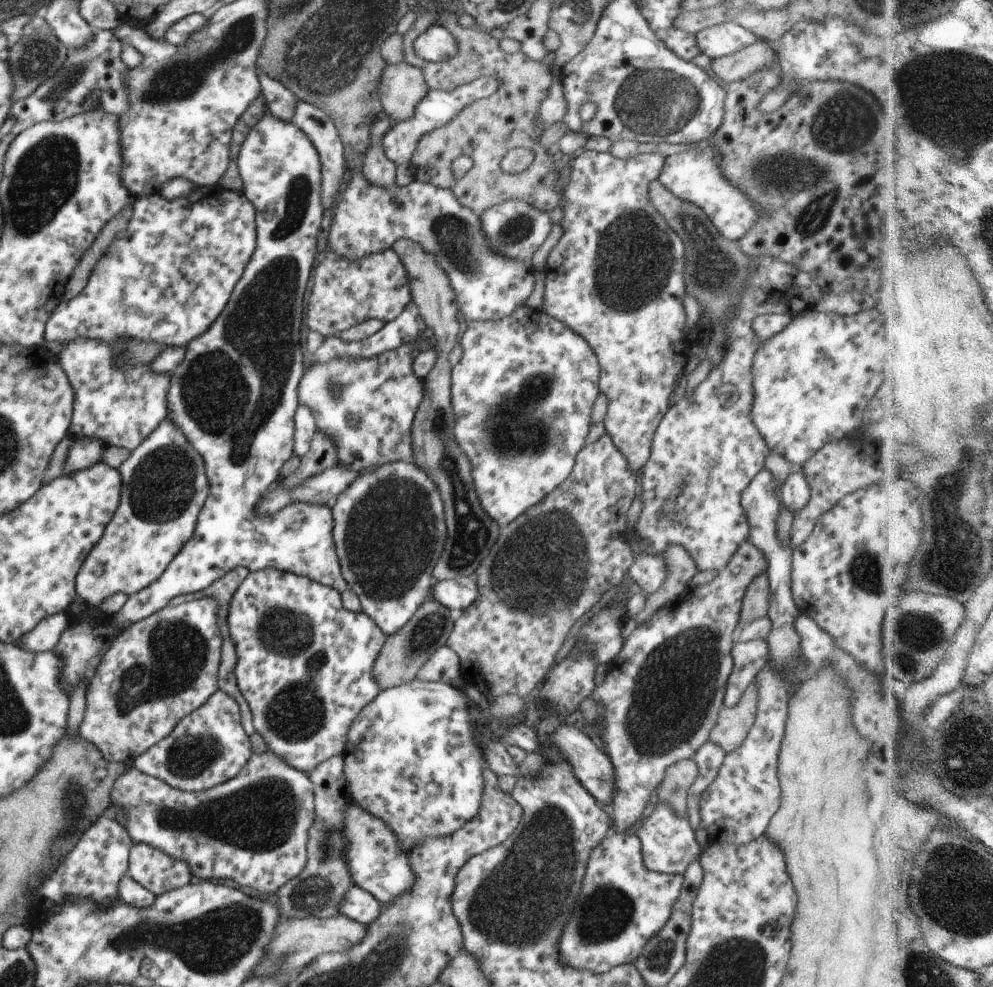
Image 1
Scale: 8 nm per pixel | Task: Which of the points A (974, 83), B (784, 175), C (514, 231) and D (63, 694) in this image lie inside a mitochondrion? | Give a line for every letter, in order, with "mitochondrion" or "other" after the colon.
A: mitochondrion
B: mitochondrion
C: mitochondrion
D: other

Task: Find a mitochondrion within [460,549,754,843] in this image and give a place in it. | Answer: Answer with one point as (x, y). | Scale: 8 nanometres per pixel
(674, 691)

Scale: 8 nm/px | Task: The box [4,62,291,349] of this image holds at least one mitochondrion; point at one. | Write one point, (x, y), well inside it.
(45, 179)

